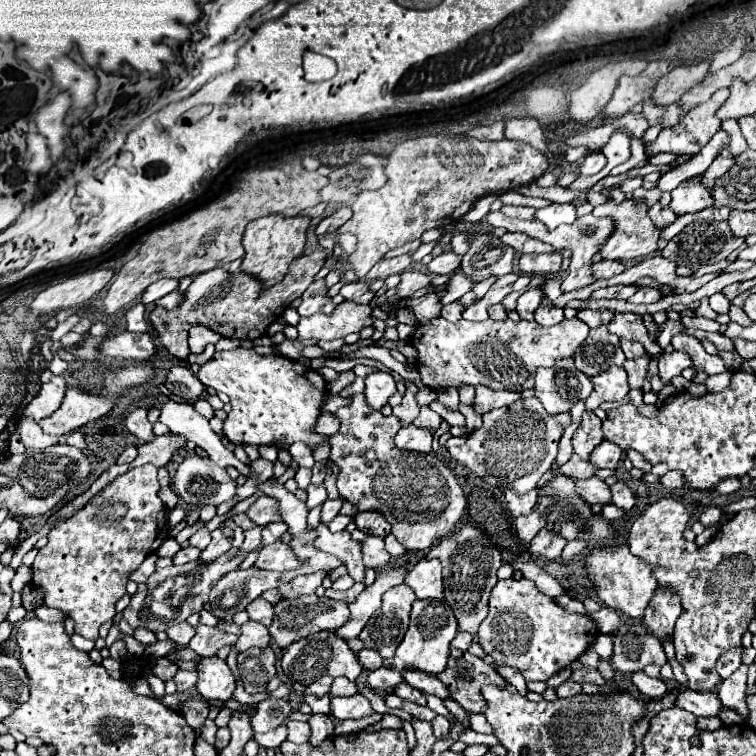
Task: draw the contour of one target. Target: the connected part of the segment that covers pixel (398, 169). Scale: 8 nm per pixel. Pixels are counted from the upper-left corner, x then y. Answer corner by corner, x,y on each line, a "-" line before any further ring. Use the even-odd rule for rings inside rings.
430,135
408,139
388,155
386,175
388,183
378,191
362,191
352,203
352,217
340,227
340,233
354,233
358,237
358,247
350,255
354,273
364,279
372,265
376,265
390,249
396,249
408,241
420,239
426,229
446,227
456,217
460,219
474,203
486,193
496,193
502,189
518,189
532,183
548,169
548,159
540,149
530,147
522,141
478,141
470,137
448,137
448,135

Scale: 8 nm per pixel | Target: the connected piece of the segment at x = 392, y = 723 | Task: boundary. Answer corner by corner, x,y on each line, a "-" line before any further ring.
386,713
386,715
382,717
382,721
378,721
378,723
370,725
370,727
366,727
364,731
366,731
366,733
372,733
372,731
382,731
382,729
400,729
400,727
402,727
402,719
398,719
396,715

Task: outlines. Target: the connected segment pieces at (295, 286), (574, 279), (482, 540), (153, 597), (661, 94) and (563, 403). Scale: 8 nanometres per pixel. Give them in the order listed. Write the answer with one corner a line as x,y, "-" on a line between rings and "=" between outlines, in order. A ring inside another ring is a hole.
314,251
296,257
290,263
288,275
272,287
264,287
254,275
248,275
242,269
232,273
224,267
216,267
208,273
194,277
192,285
184,291
184,301
176,309
168,311
164,307
154,307
148,315
150,325
156,331
161,345
179,360
186,359
191,353
188,345
188,329
194,325
204,325
210,331
228,339
258,339
266,333
270,323
282,317
284,309
294,299
302,297
306,287
314,281
316,273
324,267
326,257
328,257
326,251
=
592,213
578,217
572,225
560,227
562,247
571,249
572,252
569,274
561,285
564,293
595,282
592,275
592,255
600,251
600,247
612,233
614,221
610,217
594,217
=
468,523
462,525
458,531
454,531
452,535
438,541
428,551
426,559
440,559
444,575
444,599
454,611
458,631
466,631
474,635
474,641
478,641
478,627
488,615
488,597
498,581
496,571
502,565
500,551
492,545
492,541
484,535
480,527
=
254,527
254,529
248,529
244,531
244,545
240,549
232,547
230,551
226,551
224,555
220,555
216,561
192,561
188,565
170,565
166,569
156,569
146,587
148,587
148,593
146,595
132,595
130,599
130,605
124,609
124,619
136,629
136,627
146,627
150,631
166,631
170,625
176,625
176,623
182,623
186,621
192,613
200,613
204,609
204,603
208,601
208,595
210,595
210,589
212,585
224,577
226,573
234,571
240,567
240,563
246,559
248,553
252,553
254,549
258,549
262,543
262,527
=
712,59
700,61
700,63
696,63
696,65
680,65
680,67
674,67
672,71
668,71
668,73
658,81
652,99
654,99
658,105
670,105
670,103
680,101
680,97
682,97
690,87
694,87
696,83
700,83
700,81
708,75
710,63
712,63
=
566,357
566,359
558,359
550,369
536,371
534,391
536,391
536,397
542,401
544,409
554,415
554,413
570,411
574,407
574,403
586,399
592,393
592,381
580,369
576,369
572,357

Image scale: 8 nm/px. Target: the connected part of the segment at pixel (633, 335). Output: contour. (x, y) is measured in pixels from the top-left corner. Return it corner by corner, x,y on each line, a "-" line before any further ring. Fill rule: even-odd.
616,313
614,319
608,323
608,329
610,329
610,333
616,333
620,339
640,341
652,356
663,354
659,344
650,339
648,329
644,327
642,319
636,313

